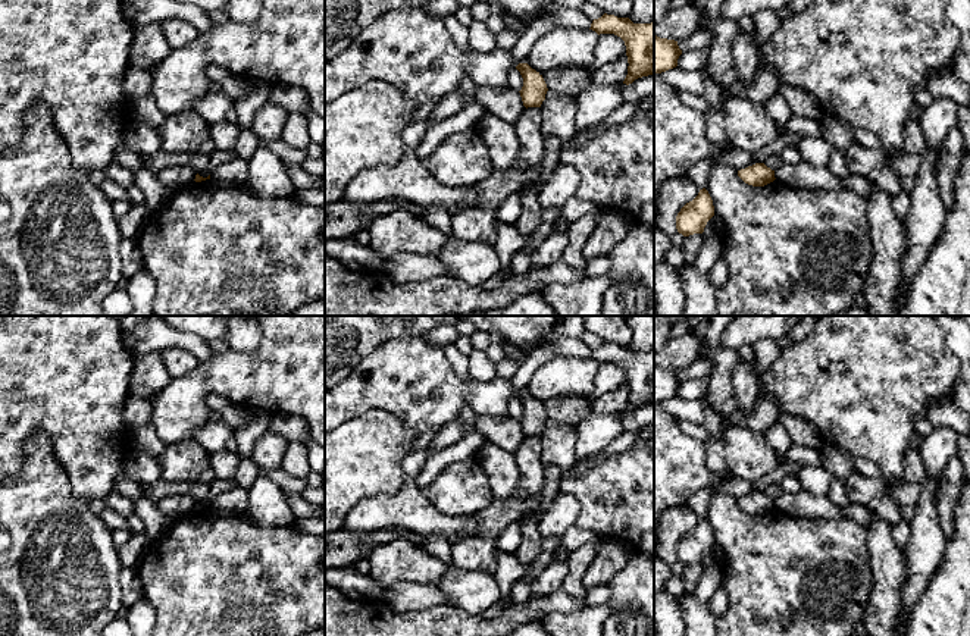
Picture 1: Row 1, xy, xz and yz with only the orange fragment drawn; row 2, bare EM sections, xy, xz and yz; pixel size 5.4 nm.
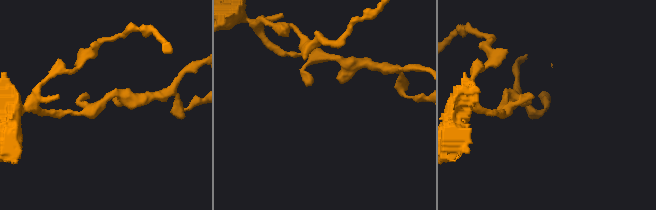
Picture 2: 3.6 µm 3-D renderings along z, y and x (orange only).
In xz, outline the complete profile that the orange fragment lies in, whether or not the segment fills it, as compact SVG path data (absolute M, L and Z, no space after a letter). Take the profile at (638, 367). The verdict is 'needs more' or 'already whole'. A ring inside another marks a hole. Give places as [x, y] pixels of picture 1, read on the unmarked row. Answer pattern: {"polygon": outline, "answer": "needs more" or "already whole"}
{"polygon": "M604 342L592 350L589 358L598 364L614 363L625 370L629 395L623 413L654 404L654 351L633 353L629 347Z", "answer": "already whole"}

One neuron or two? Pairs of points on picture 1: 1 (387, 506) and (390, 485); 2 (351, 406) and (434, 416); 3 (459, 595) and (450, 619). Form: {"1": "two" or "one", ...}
{"1": "two", "2": "one", "3": "two"}

